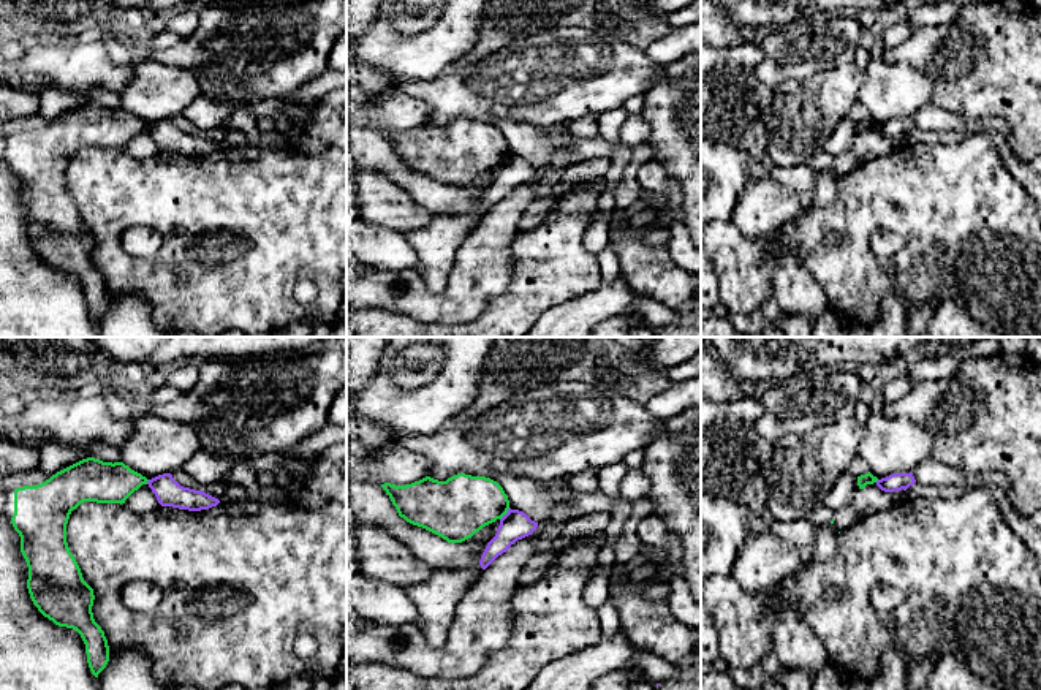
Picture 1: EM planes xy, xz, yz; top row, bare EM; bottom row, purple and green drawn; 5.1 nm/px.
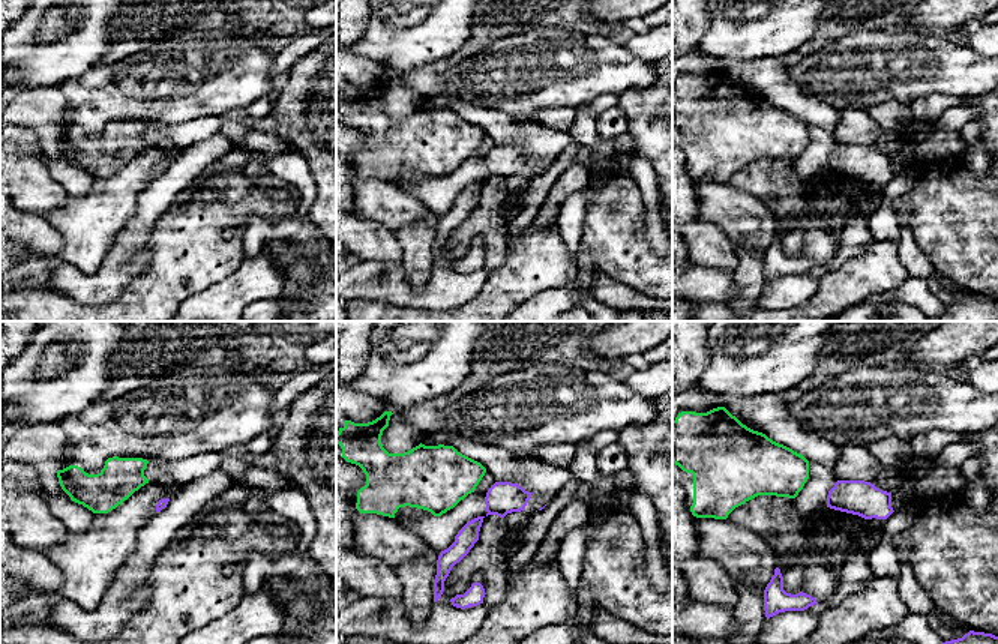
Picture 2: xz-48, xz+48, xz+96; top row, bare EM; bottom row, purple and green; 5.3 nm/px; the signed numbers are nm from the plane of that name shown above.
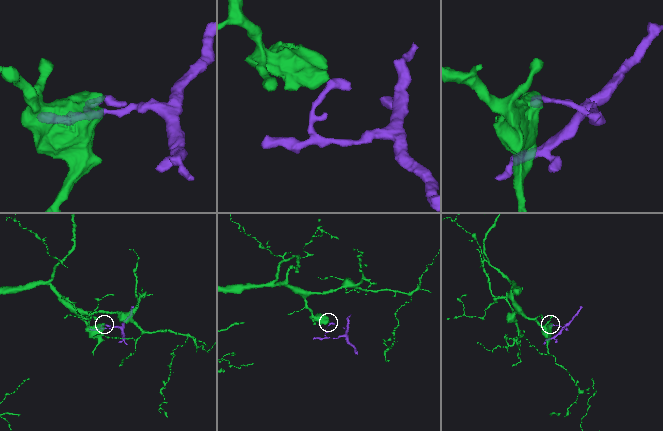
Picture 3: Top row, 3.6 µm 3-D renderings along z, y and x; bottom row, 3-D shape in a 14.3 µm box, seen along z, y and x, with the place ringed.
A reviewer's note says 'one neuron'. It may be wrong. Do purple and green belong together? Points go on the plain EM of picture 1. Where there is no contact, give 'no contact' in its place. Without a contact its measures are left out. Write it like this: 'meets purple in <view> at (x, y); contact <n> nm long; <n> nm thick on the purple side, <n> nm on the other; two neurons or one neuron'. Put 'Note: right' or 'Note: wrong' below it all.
meets purple in xz at (505, 160); contact 80 nm long; 150 nm thick on the purple side, 300 nm on the other; two neurons
Note: wrong

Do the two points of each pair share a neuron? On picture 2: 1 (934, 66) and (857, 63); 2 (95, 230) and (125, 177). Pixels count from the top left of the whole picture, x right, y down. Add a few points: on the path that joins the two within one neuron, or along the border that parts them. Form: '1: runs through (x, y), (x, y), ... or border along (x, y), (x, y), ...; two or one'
1: runs through (914, 65), (877, 65); one
2: runs through (99, 216), (120, 191); one

